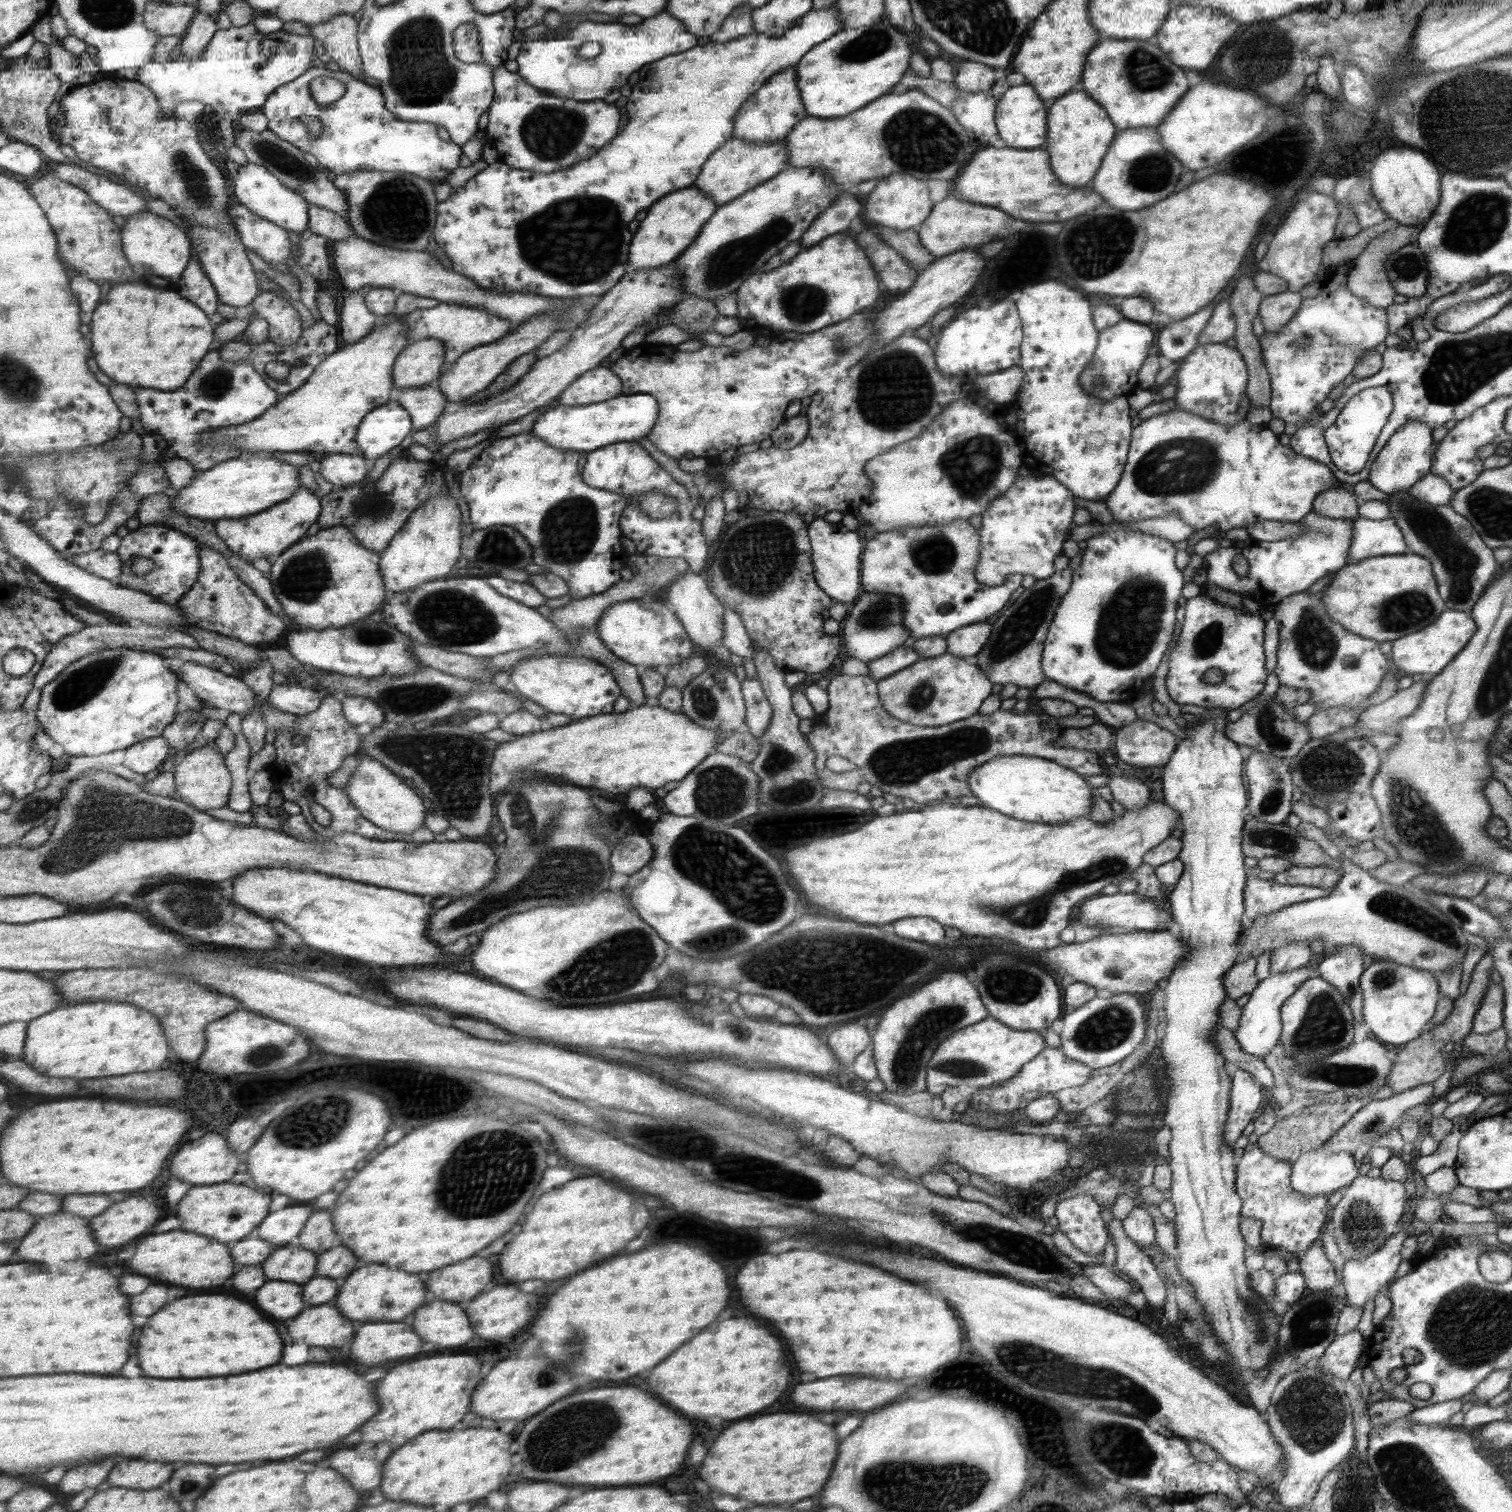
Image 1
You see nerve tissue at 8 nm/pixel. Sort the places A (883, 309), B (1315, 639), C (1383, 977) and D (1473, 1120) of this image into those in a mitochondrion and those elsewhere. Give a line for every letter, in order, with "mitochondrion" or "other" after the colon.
A: other
B: mitochondrion
C: mitochondrion
D: other

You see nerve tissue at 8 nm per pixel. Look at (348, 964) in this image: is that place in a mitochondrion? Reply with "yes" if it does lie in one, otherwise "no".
no

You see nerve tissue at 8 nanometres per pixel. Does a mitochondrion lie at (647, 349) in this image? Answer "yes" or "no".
no

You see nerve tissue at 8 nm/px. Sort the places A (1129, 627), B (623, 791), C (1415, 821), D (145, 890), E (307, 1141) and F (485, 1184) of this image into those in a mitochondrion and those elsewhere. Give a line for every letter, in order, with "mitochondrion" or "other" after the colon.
A: mitochondrion
B: other
C: mitochondrion
D: other
E: mitochondrion
F: mitochondrion

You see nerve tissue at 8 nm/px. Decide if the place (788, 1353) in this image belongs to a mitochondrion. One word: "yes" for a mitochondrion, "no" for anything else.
no

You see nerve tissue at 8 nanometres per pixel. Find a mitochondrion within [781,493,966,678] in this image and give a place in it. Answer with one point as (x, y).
(934, 554)

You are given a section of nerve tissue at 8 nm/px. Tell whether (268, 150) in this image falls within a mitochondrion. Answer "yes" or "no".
yes

